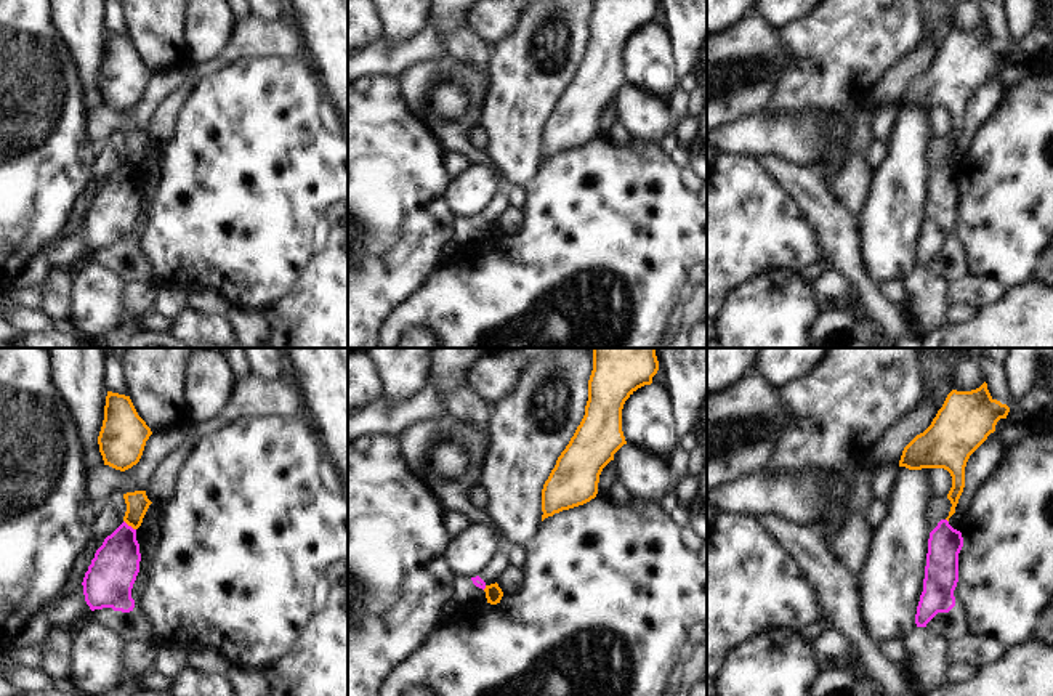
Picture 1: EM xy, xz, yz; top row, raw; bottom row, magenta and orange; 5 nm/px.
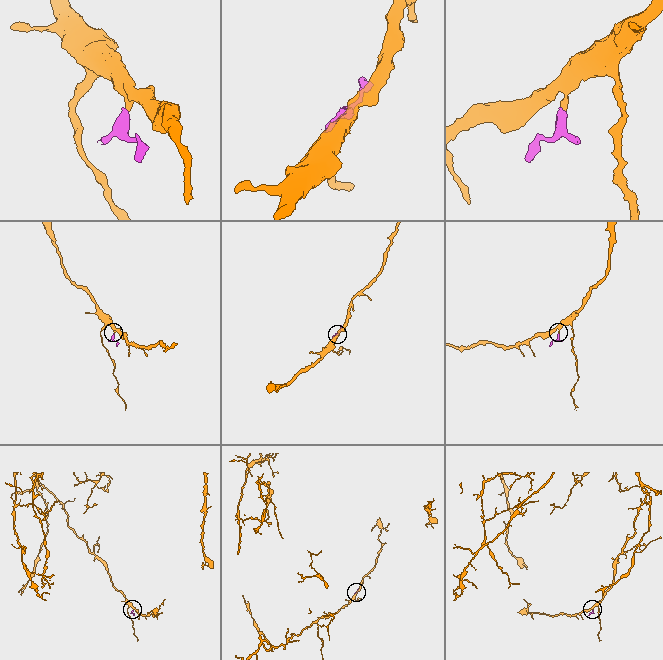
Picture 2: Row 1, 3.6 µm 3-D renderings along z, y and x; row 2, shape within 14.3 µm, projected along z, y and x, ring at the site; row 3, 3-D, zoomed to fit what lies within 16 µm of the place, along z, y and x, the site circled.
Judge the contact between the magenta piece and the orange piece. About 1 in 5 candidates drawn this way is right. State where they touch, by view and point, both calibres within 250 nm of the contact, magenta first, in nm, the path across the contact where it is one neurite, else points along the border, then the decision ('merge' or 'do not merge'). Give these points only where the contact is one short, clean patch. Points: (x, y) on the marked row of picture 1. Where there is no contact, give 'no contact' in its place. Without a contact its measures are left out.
meets magenta in xy at (130, 526); 240 nm thick on the magenta side, 110 nm on the other; border along xy (124, 520), (135, 530); do not merge

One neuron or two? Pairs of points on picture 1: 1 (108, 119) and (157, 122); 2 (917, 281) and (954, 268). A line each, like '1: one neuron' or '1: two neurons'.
1: two neurons
2: two neurons

